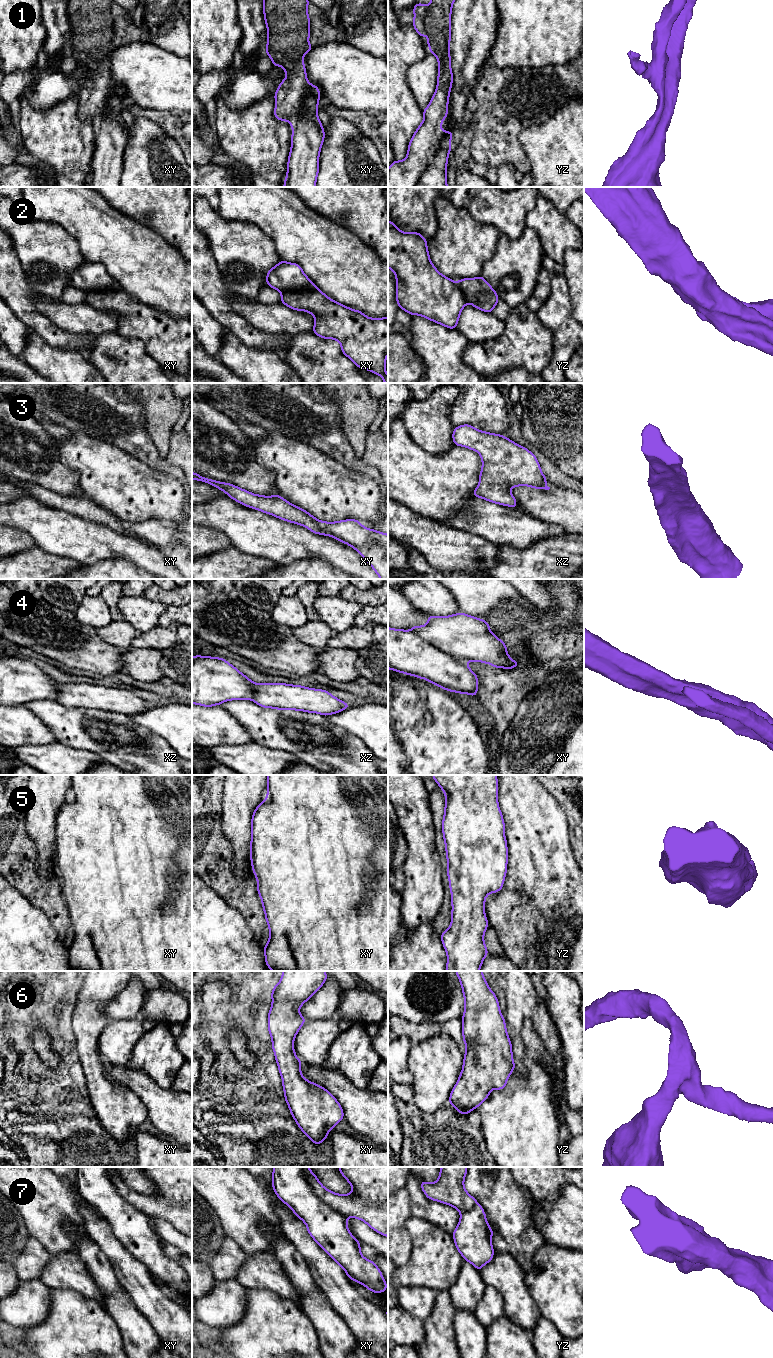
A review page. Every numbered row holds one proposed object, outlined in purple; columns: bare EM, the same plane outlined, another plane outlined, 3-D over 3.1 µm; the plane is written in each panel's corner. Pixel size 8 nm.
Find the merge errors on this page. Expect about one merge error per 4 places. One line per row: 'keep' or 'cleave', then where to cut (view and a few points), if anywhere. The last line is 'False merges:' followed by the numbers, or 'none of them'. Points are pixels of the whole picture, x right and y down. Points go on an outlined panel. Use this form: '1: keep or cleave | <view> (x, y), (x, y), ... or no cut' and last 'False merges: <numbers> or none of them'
1: keep | no cut
2: keep | no cut
3: keep | no cut
4: cleave | xy (411, 630), (437, 648), (465, 661)
5: keep | no cut
6: keep | no cut
7: cleave | xy (301, 1167), (312, 1191), (347, 1217)
False merges: 4, 7

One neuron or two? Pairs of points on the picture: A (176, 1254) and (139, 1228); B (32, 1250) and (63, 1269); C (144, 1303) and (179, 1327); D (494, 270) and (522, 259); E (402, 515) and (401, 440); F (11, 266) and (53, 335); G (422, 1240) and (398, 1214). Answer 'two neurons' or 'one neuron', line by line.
A: one neuron
B: two neurons
C: one neuron
D: one neuron
E: two neurons
F: one neuron
G: two neurons

